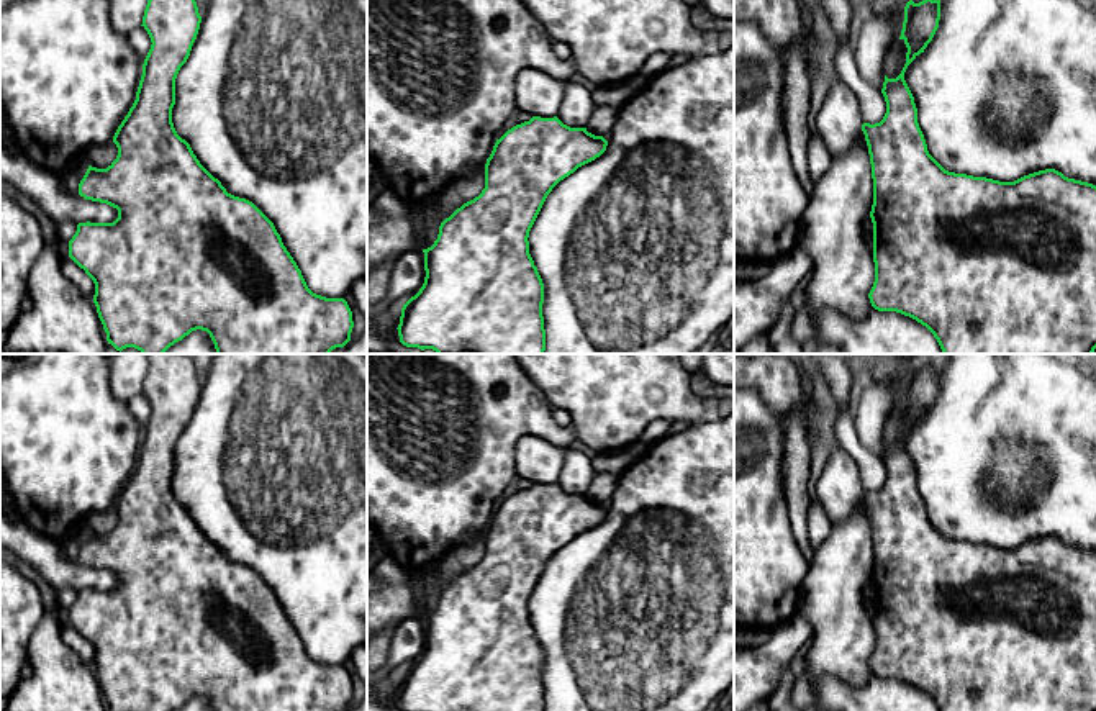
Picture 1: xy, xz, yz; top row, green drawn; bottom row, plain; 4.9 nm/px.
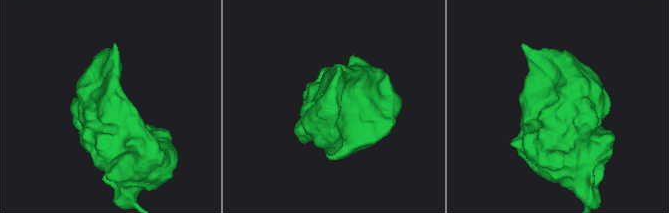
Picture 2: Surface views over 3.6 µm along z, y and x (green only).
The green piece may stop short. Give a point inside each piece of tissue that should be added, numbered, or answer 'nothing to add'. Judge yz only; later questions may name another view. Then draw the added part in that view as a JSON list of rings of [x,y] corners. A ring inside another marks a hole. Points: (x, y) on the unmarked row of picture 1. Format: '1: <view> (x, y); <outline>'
nothing to add

